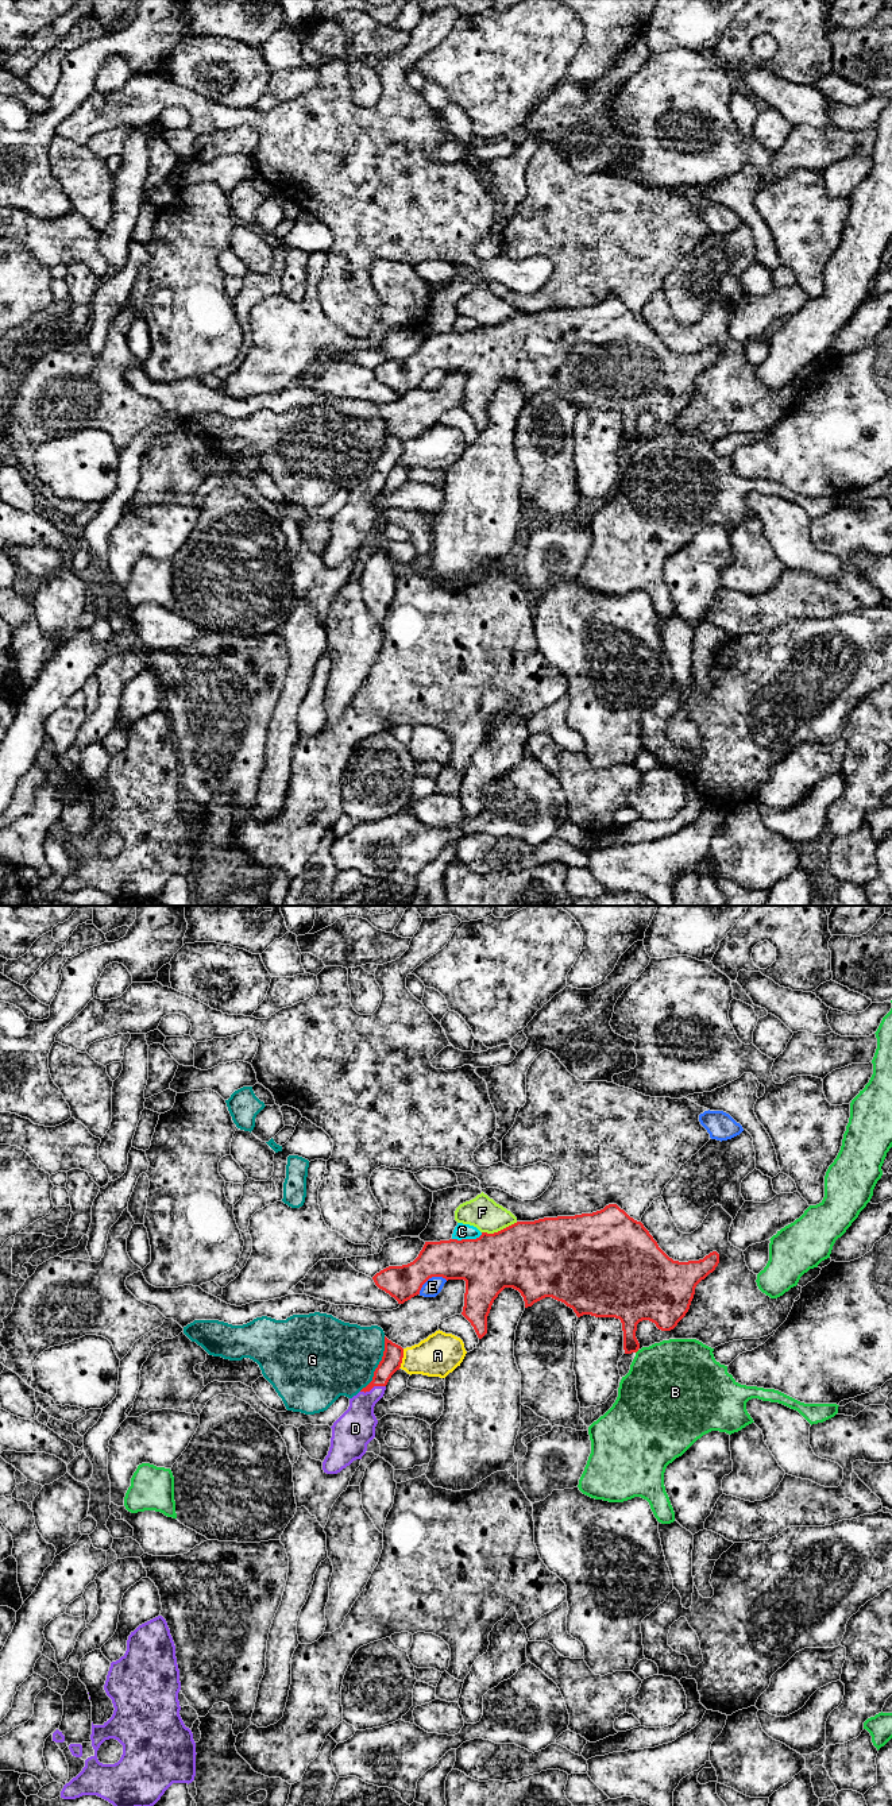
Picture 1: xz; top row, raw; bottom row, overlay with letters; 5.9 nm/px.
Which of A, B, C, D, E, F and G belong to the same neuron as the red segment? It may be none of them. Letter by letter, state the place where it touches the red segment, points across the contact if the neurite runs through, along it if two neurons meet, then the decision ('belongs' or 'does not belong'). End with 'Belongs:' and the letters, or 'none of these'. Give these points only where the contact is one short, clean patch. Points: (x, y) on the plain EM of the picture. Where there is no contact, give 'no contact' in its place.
A: meets red in xz at (402, 450); does not belong
B: no contact; does not belong
C: meets red in xz at (467, 332); does not belong
D: meets red in xz at (373, 479); runs through xz (393, 447), (390, 456), (373, 479), (356, 517); belongs
E: meets red in xz at (431, 370); does not belong
F: meets red in xz at (501, 323); does not belong
G: meets red in xz at (378, 458); does not belong
Belongs: D

